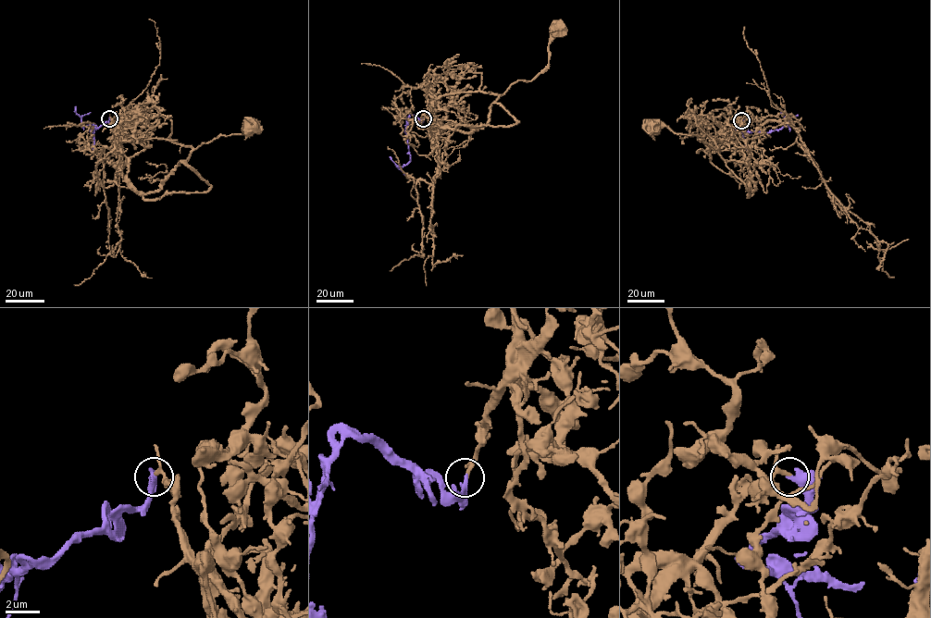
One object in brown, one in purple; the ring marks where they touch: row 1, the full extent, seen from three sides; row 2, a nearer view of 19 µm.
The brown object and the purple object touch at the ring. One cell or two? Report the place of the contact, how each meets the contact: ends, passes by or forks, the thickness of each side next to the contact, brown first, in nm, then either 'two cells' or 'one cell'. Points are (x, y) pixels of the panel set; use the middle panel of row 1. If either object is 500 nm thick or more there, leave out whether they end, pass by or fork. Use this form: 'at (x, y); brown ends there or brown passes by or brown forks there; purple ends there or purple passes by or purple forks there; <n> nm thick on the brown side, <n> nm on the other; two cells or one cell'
at (423, 118); brown passes by; purple ends there; 160 nm thick on the brown side, 400 nm on the other; one cell

